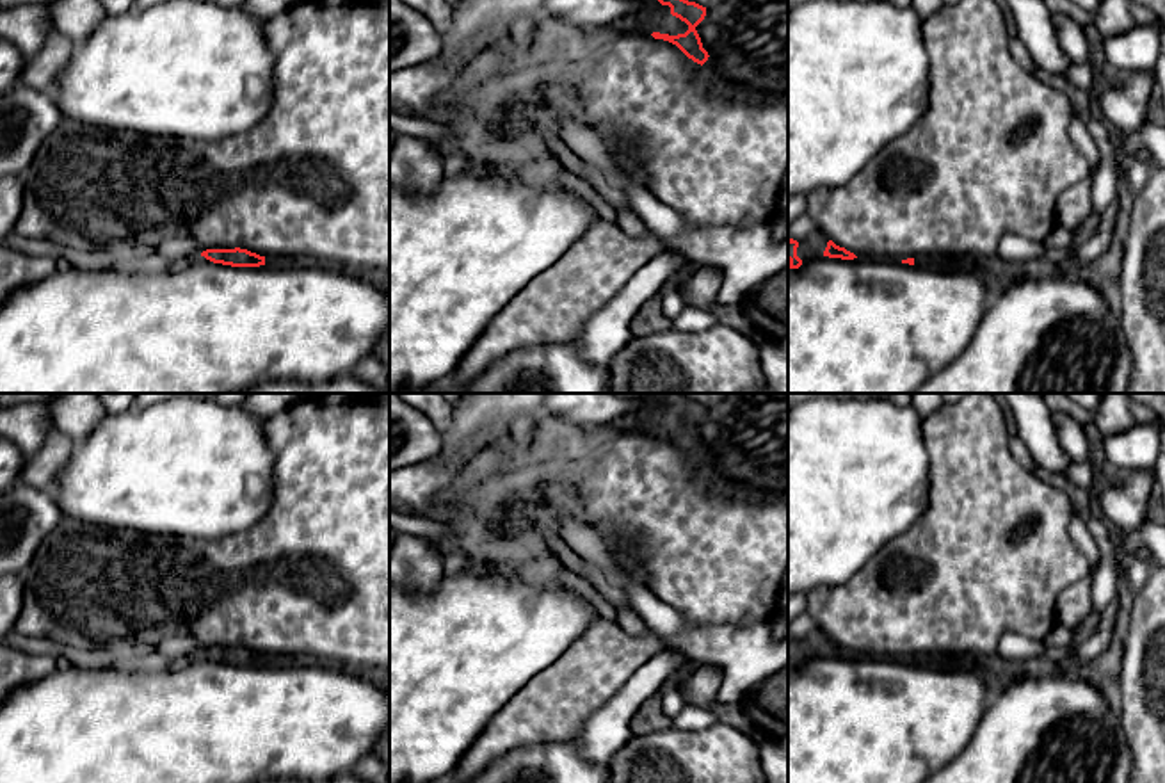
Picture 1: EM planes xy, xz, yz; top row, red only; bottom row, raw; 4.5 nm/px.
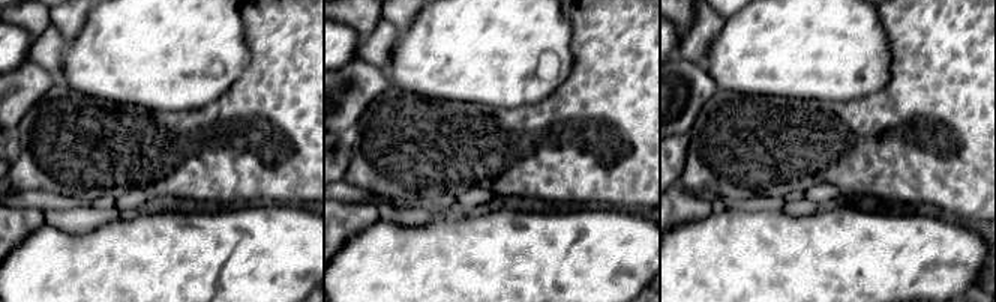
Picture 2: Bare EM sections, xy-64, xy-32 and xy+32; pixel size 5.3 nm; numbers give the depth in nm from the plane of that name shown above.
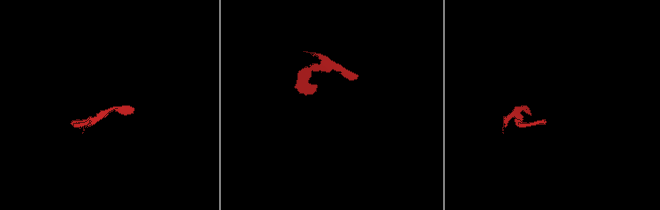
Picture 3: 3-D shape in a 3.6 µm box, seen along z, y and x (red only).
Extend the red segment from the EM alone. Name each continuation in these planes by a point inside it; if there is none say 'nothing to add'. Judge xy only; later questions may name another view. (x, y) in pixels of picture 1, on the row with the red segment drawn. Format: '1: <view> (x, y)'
1: xy (285, 262)

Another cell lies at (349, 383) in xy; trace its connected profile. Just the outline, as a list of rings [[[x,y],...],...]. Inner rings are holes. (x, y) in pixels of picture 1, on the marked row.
[[[354,374],[341,375],[327,383],[261,383],[242,393],[390,393],[365,381],[359,381]]]

